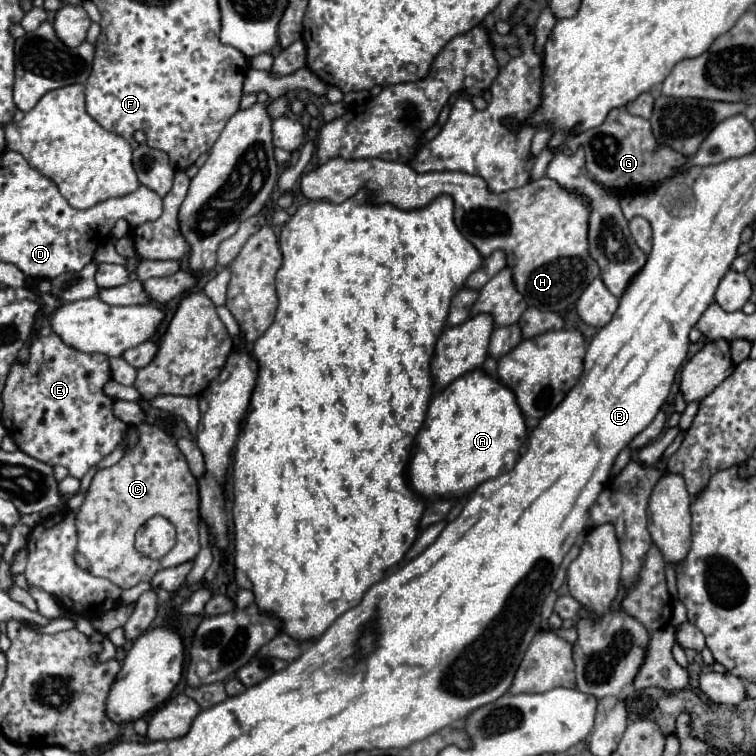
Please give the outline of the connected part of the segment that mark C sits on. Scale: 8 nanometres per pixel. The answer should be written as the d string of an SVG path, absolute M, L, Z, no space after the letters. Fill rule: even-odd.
M138 423L136 431L138 443L116 465L96 471L84 495L84 503L76 511L76 563L96 577L110 579L120 589L130 589L142 581L150 581L160 569L194 561L200 551L198 479L190 473L188 463L170 433L148 423ZM154 515L170 519L178 531L174 549L160 559L144 557L134 549L134 535L138 527Z

